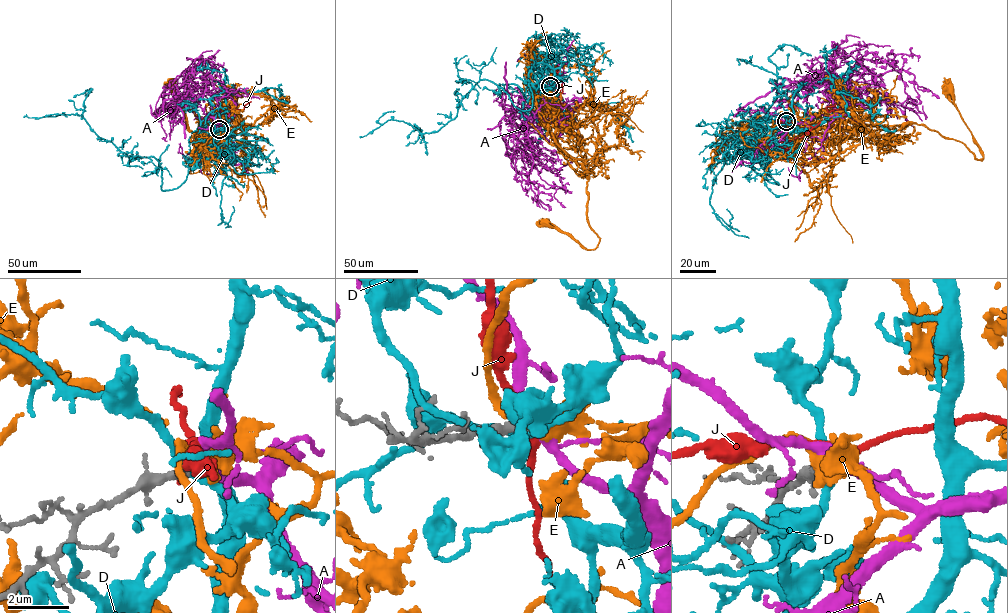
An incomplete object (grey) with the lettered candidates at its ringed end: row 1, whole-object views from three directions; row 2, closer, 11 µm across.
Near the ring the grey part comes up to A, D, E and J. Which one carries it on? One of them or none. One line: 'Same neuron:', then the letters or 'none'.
Same neuron: A

